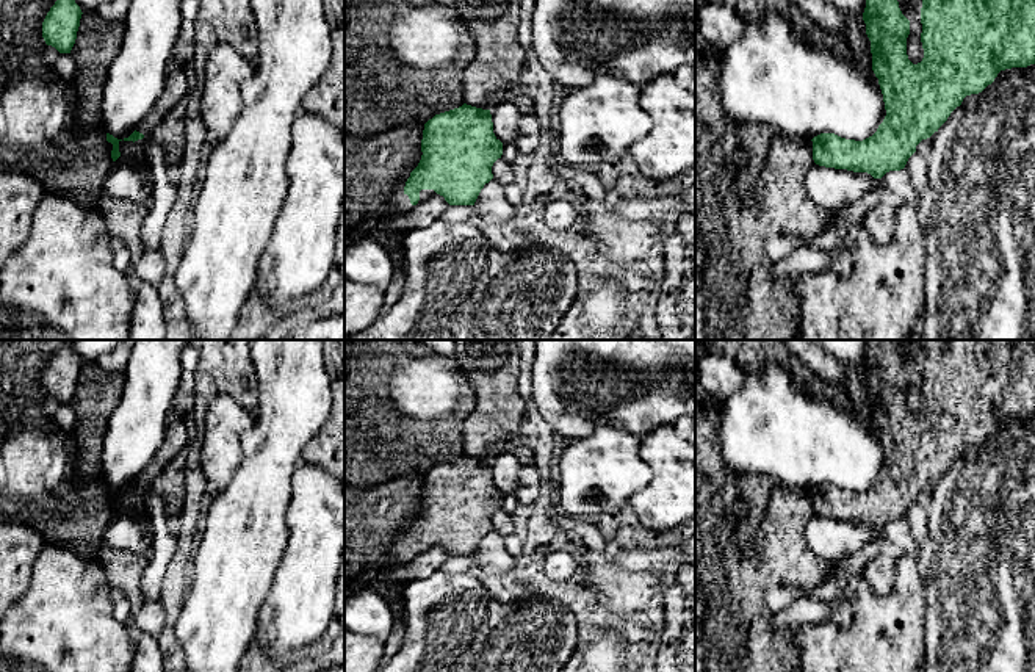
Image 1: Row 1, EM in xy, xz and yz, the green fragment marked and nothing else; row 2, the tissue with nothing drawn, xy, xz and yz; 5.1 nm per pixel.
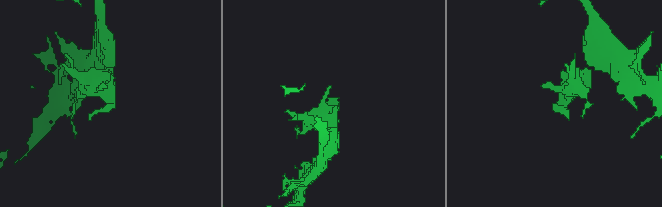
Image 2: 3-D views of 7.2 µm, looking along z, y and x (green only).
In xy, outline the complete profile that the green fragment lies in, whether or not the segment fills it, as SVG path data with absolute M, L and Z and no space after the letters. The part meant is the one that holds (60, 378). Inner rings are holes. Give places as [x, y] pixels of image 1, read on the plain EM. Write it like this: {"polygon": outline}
{"polygon": "M70 343L63 345L42 373L42 388L60 404L70 404L80 378L81 360Z"}

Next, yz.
{"polygon": "M899 340L869 341L863 371L886 467L877 482L863 492L846 490L835 484L814 487L811 492L816 515L867 523L874 529L882 529L889 522L900 522L916 503L916 497L938 482L966 446L982 443L1001 421L1035 415L1035 340L921 341L924 409L918 415L907 406L910 371L899 359Z"}

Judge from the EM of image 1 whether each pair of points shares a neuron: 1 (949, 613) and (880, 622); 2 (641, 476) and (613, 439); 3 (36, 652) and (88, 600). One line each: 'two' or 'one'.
1: two
2: one
3: one

